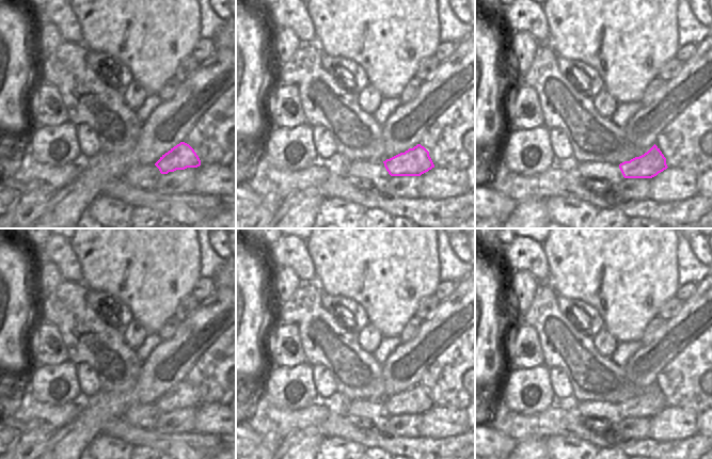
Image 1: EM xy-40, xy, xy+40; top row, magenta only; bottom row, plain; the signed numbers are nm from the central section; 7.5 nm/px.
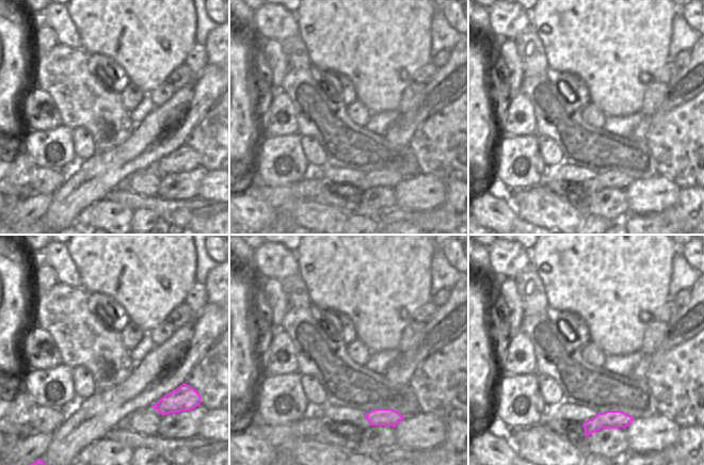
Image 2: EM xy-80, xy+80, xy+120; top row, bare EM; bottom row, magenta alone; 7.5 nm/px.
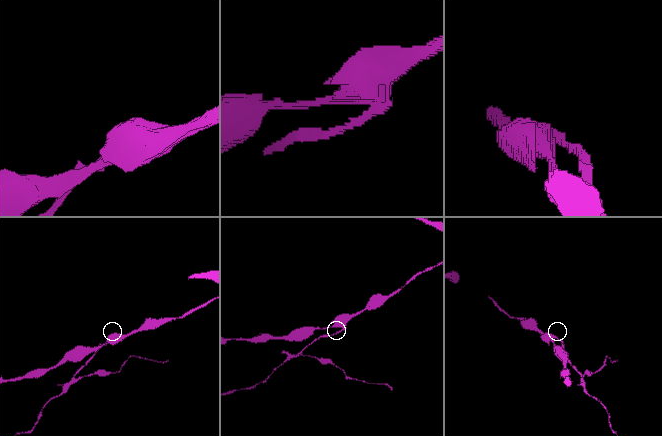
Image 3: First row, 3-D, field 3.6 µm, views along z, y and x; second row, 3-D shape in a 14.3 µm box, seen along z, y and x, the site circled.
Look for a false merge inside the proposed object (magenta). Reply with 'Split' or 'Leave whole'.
Split

